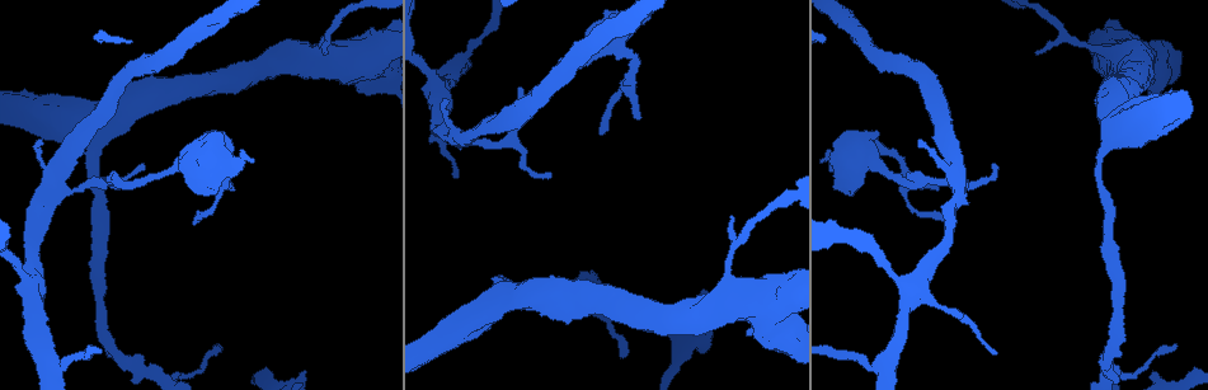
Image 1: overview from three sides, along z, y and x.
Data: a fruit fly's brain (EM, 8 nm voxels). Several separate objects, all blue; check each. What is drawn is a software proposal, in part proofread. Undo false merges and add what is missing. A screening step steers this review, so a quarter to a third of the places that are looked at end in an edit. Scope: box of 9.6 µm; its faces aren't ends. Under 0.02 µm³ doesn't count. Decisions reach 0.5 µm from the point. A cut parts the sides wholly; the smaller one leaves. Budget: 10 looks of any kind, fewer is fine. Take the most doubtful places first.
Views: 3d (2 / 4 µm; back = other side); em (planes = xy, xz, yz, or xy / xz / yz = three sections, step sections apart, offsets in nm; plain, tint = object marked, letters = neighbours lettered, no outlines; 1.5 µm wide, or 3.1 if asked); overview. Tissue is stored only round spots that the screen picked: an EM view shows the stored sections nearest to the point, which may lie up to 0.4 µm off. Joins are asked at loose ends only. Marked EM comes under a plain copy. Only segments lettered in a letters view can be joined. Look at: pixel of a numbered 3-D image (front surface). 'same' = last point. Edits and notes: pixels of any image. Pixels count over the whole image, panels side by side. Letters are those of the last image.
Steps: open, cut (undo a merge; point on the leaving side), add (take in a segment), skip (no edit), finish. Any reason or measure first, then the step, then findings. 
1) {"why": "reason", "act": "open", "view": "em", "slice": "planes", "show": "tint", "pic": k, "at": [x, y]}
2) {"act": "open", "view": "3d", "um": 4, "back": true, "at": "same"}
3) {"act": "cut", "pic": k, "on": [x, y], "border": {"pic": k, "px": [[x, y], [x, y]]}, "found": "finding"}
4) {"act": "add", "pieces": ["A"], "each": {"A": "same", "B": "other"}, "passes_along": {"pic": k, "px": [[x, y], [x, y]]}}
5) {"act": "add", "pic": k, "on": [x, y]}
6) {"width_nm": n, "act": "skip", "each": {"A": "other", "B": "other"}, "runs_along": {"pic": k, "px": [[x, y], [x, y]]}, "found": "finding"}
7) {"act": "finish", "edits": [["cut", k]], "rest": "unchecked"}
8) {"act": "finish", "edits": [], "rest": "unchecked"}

{"act": "open", "view": "em", "um": 3.1, "slice": "planes", "show": "tint", "pic": 1, "at": [733, 216]}

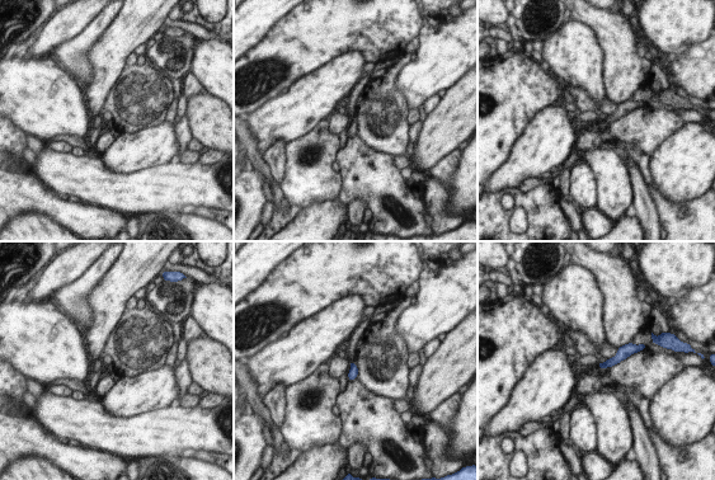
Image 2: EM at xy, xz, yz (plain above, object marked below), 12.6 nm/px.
{"act": "open", "view": "em", "um": 3.1, "slice": "planes", "show": "letters", "at": "same"}

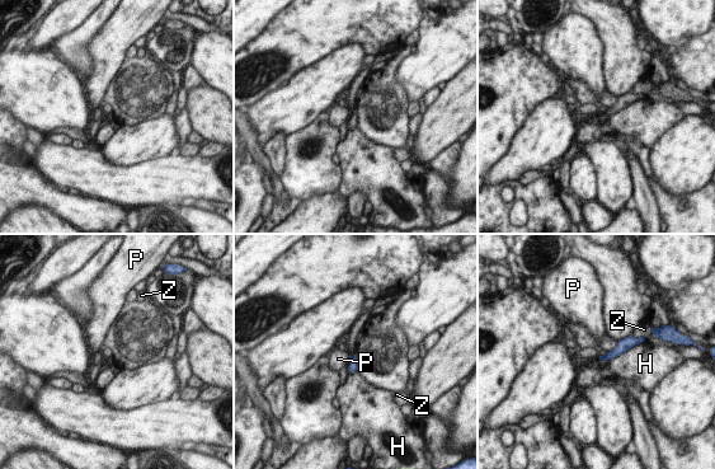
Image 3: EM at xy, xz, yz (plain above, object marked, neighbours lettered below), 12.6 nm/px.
{"longest_contact_nm": ["H", 480], "act": "skip", "each": {"H": "other", "P": "other", "Z": "other"}, "border": {"pic": 3, "px": [[640, 342], [608, 360]]}, "found": "none of them fits"}

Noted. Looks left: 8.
{"why": "tapers out", "act": "open", "view": "3d", "um": 2, "pic": 1, "at": [1175, 344]}

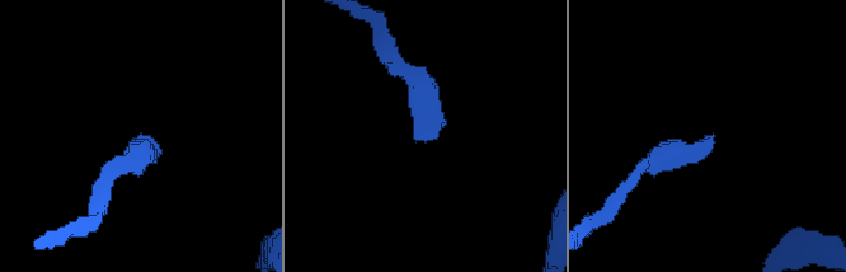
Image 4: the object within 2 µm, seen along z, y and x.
{"why": "need the tissue", "act": "open", "view": "em", "slice": "xz", "step": 4, "show": "tint", "pic": 4, "at": [711, 135]}

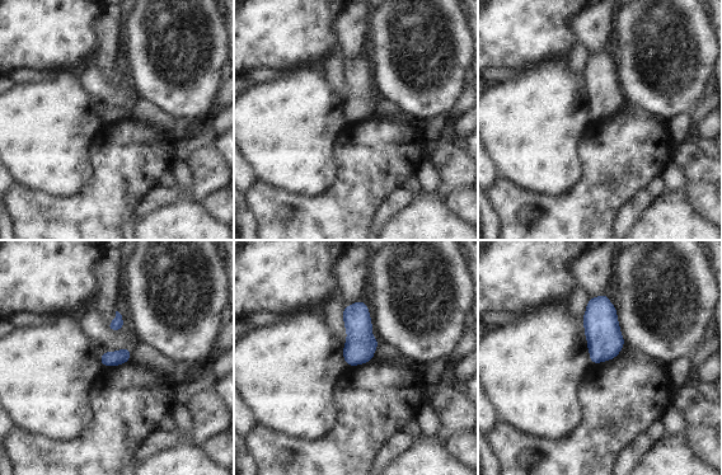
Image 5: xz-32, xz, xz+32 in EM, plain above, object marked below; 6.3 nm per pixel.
{"why": "another direction", "act": "open", "view": "em", "slice": "planes", "show": "letters", "at": "same"}

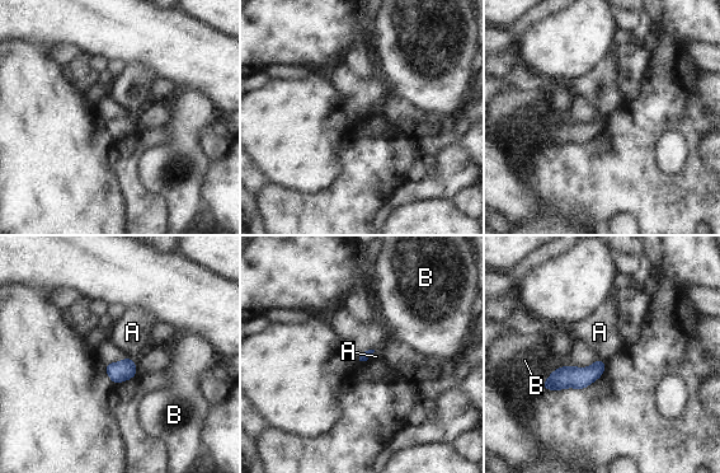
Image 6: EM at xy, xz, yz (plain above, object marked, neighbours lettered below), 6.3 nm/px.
{"act": "skip", "each": {"A": "other", "B": "other"}, "runs_along": {"pic": 6, "px": [[601, 364], [588, 375], [546, 385]]}, "found": "none of them fits"}

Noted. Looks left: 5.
{"act": "open", "view": "3d", "um": 2, "pic": 1, "at": [944, 307]}

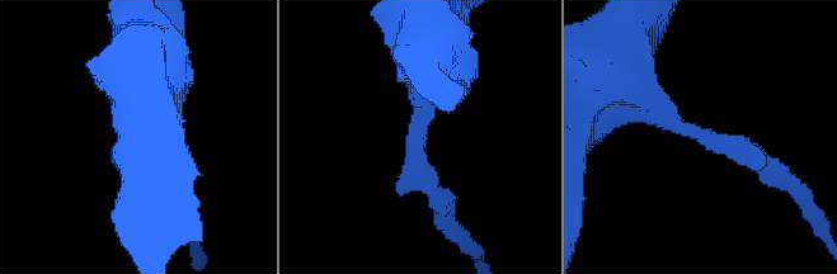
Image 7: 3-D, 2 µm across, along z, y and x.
{"why": "now the EM", "act": "open", "view": "em", "slice": "planes", "show": "letters", "pic": 7, "at": [700, 137]}

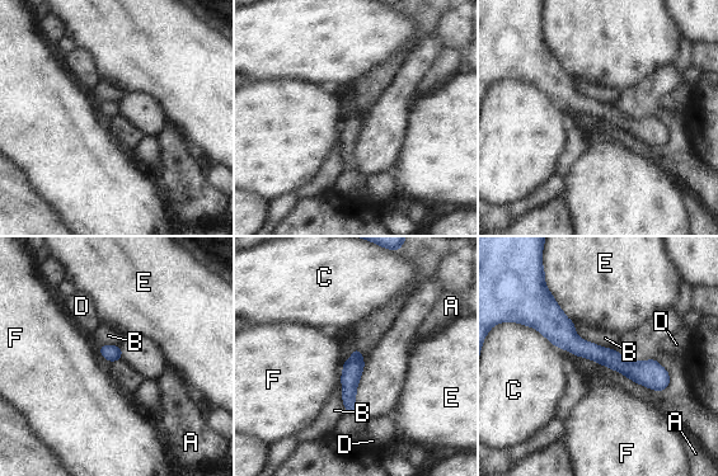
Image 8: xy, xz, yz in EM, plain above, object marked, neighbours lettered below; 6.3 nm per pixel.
{"longest_contact_nm": ["C", 340], "act": "skip", "each": {"A": "other", "B": "other", "C": "other", "D": "other", "E": "other", "F": "other"}, "runs_along": {"pic": 8, "px": [[535, 319], [666, 381]]}, "found": "all the same neuron"}

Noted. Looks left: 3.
{"why": "three-way junction", "act": "open", "view": "3d", "um": 4, "back": true, "pic": 1, "at": [1109, 382]}

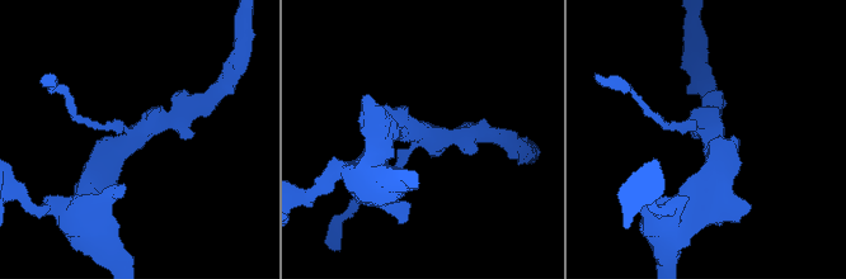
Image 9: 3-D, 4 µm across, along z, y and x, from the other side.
{"why": "need the tissue", "act": "open", "view": "em", "slice": "planes", "show": "tint", "pic": 9, "at": [707, 128]}

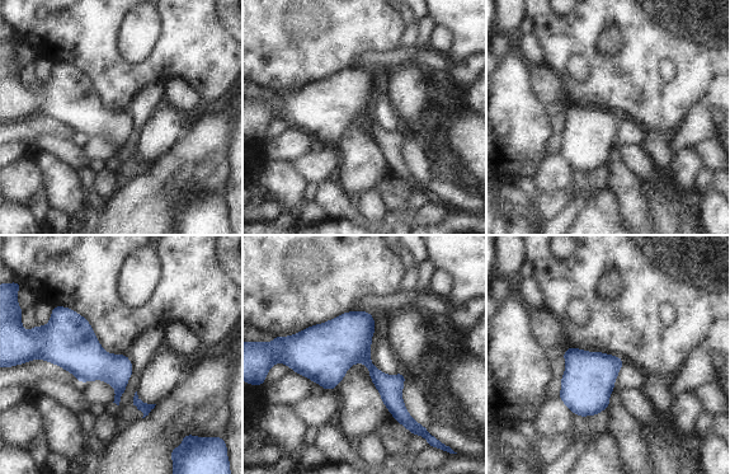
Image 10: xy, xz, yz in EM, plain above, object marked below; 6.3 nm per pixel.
{"why": "see the neighbours", "act": "open", "view": "em", "slice": "planes", "show": "letters", "at": "same"}

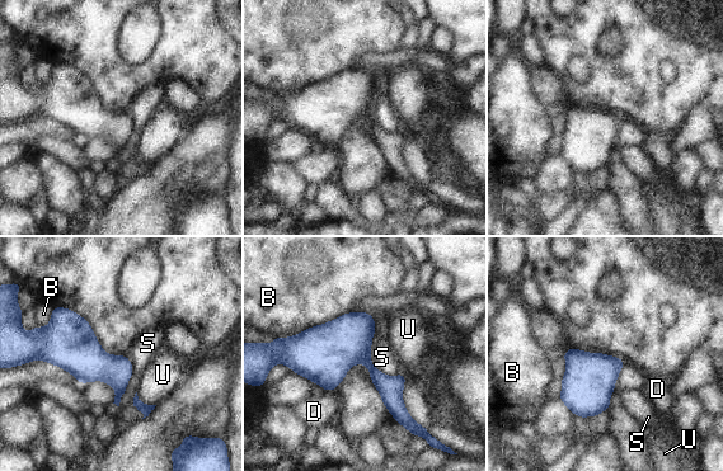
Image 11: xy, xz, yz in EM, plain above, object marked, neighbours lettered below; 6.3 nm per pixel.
{"act": "skip", "each": {"B": "other", "D": "other", "S": "other", "U": "other"}, "border": {"pic": 11, "px": [[350, 311], [292, 335], [273, 337]]}, "found": "one neuron here"}

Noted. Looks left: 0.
{"act": "finish", "edits": [], "rest": "unchecked"}

